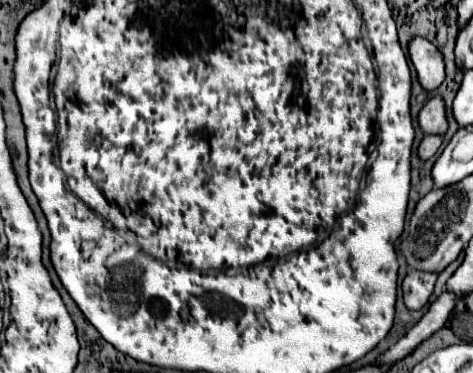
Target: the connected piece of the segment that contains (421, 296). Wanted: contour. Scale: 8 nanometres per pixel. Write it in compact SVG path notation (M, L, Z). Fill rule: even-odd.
M409 271L403 279L403 299L409 309L421 309L435 287L437 275L429 275L423 271Z

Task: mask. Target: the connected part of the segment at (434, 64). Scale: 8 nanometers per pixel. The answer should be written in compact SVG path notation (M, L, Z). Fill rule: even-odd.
M415 37L409 45L409 55L417 69L421 85L427 91L437 89L445 79L445 61L443 61L443 55L439 53L439 49L433 43L429 43L427 39Z

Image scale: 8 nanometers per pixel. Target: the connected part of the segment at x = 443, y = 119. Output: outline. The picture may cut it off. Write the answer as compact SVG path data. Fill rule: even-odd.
M437 95L425 103L425 107L419 113L419 125L425 133L443 135L449 127L447 113L445 113L445 101Z

